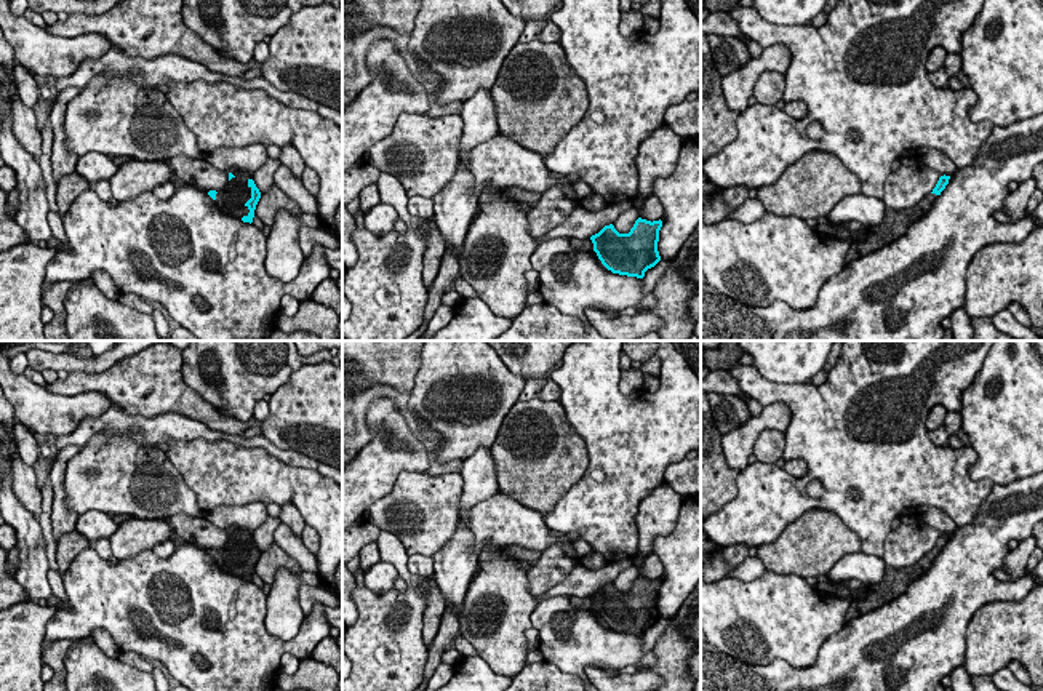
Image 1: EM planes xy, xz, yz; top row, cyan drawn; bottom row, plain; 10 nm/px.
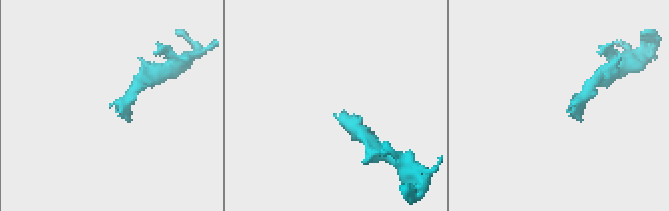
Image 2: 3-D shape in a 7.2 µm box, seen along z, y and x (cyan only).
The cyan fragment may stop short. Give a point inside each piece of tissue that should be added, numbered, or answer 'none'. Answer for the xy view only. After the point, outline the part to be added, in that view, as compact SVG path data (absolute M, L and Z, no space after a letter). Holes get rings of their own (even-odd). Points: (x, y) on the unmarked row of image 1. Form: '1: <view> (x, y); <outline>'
1: xy (231, 559); M232 536L227 539L226 545L216 552L216 565L226 574L242 577L248 574L250 568L245 563L251 557L251 545L248 539Z

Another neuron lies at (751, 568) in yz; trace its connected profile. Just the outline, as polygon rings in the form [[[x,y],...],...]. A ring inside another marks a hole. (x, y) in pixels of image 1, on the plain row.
[[[749,557],[736,569],[733,569],[729,577],[737,577],[744,582],[750,582],[760,577],[765,573],[765,569],[766,568],[758,557]]]

